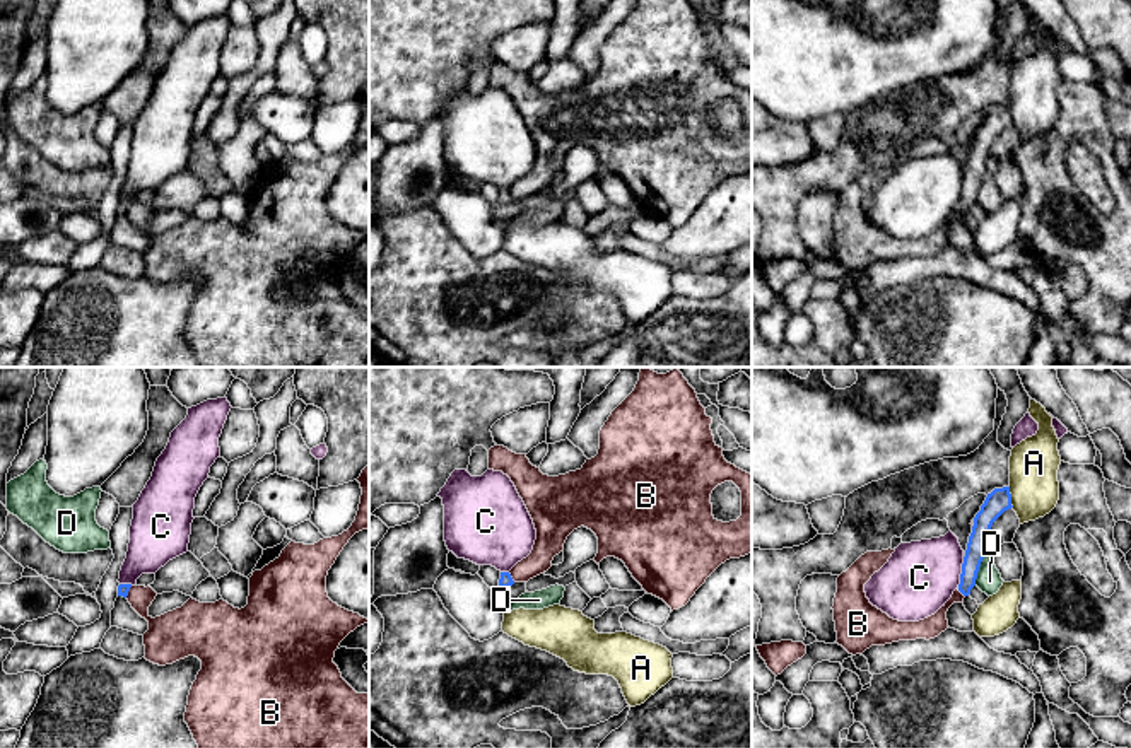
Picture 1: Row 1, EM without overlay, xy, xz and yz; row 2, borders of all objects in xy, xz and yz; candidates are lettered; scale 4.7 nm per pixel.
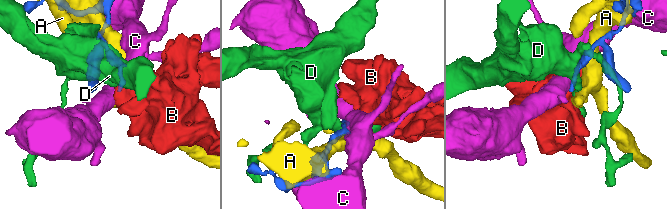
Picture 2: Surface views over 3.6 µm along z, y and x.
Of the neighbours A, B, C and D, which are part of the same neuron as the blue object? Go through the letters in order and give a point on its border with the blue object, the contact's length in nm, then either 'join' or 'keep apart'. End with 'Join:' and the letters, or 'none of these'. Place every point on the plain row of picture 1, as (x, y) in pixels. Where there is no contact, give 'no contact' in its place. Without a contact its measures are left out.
A: contact yz (1010, 115); length 100 nm; keep apart
B: contact xz (511, 195); length 60 nm; keep apart
C: contact yz (962, 190); length 150 nm; keep apart
D: contact yz (978, 186); length 160 nm; keep apart
Join: none of these

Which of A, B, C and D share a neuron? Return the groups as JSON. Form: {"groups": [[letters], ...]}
{"groups": [["A"], ["B"], ["C"], ["D"]]}

